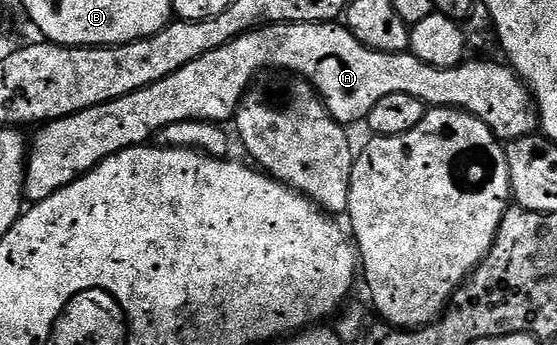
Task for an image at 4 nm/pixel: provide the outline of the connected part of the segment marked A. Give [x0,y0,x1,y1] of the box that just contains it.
[23,22,540,204]

